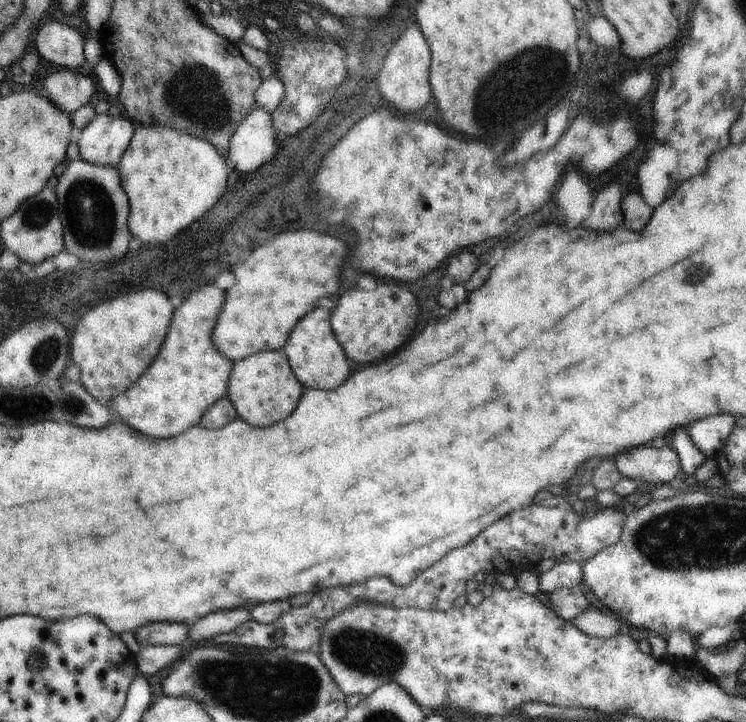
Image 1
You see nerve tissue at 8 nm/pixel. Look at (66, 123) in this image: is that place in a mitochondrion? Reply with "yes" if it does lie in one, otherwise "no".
no

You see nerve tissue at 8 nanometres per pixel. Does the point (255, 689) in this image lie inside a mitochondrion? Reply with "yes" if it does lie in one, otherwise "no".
yes

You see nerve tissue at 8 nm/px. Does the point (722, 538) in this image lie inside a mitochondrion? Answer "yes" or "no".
yes

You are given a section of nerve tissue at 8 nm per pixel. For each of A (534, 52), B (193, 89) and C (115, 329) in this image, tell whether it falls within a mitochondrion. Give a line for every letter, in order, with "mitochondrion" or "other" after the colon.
A: mitochondrion
B: mitochondrion
C: other

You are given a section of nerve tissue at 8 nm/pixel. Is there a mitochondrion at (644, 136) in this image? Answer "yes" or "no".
no

